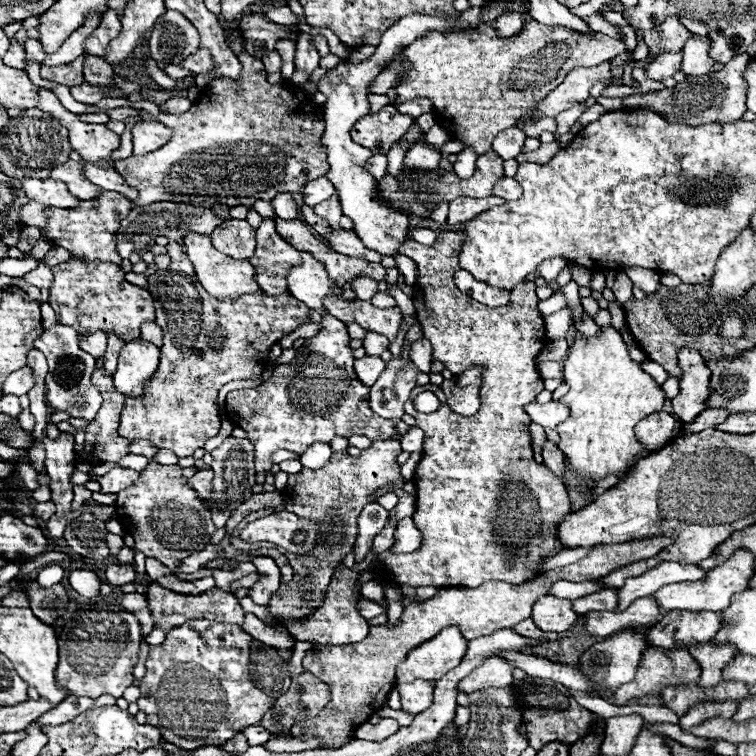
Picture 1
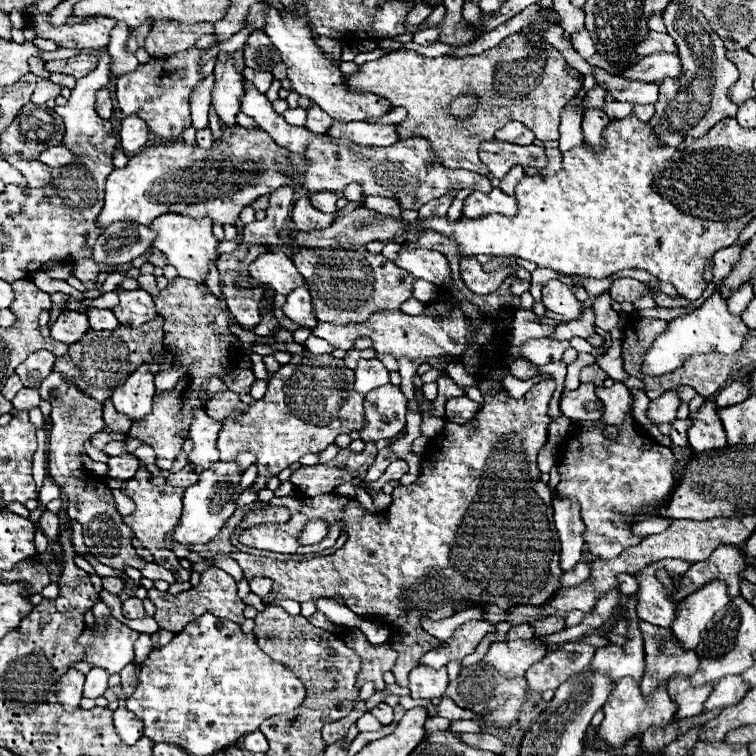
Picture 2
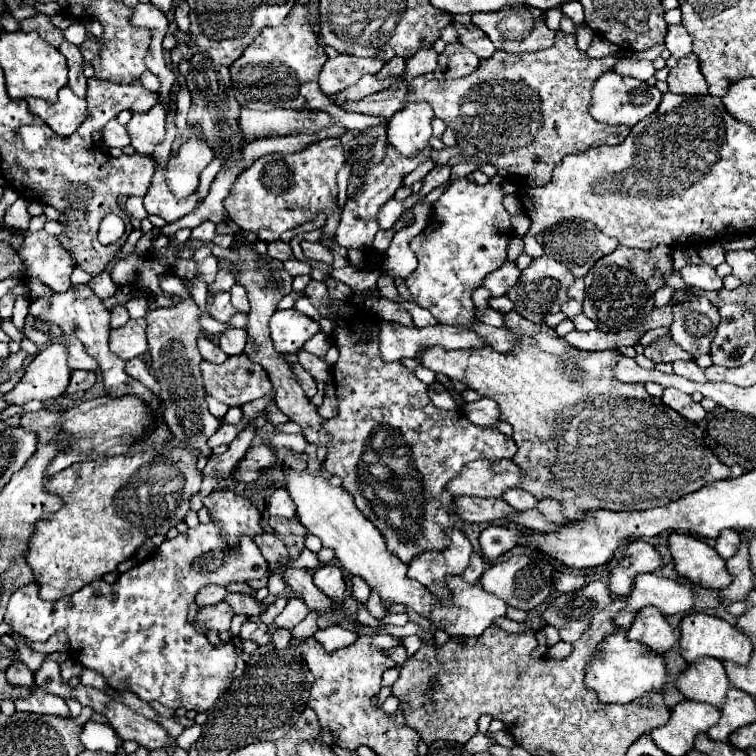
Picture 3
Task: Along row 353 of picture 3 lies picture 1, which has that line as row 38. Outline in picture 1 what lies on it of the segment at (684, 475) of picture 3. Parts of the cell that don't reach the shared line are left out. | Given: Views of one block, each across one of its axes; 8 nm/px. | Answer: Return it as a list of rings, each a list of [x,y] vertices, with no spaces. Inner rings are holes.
[[[526,16],[524,30],[506,40],[498,38],[492,26],[448,36],[432,32],[406,46],[402,62],[390,64],[390,70],[372,82],[372,92],[386,94],[390,88],[396,88],[396,104],[428,98],[436,122],[444,126],[452,138],[462,140],[464,148],[474,148],[480,156],[492,148],[492,140],[500,130],[516,126],[520,116],[532,116],[540,98],[546,98],[546,94],[564,80],[568,70],[596,66],[624,50],[620,38],[606,34],[584,38],[582,34],[572,34],[572,30],[544,26]],[[404,62],[408,66],[404,66]],[[398,78],[402,78],[400,84],[396,84]]]

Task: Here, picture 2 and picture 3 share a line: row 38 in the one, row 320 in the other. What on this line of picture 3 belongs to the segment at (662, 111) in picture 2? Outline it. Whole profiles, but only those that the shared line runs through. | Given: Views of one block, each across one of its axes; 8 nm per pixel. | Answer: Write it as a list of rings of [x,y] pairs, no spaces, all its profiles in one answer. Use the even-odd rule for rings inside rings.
[[[696,296],[690,302],[674,306],[674,322],[668,330],[684,352],[688,352],[692,358],[698,358],[702,354],[710,354],[718,324],[718,308],[704,296]]]

